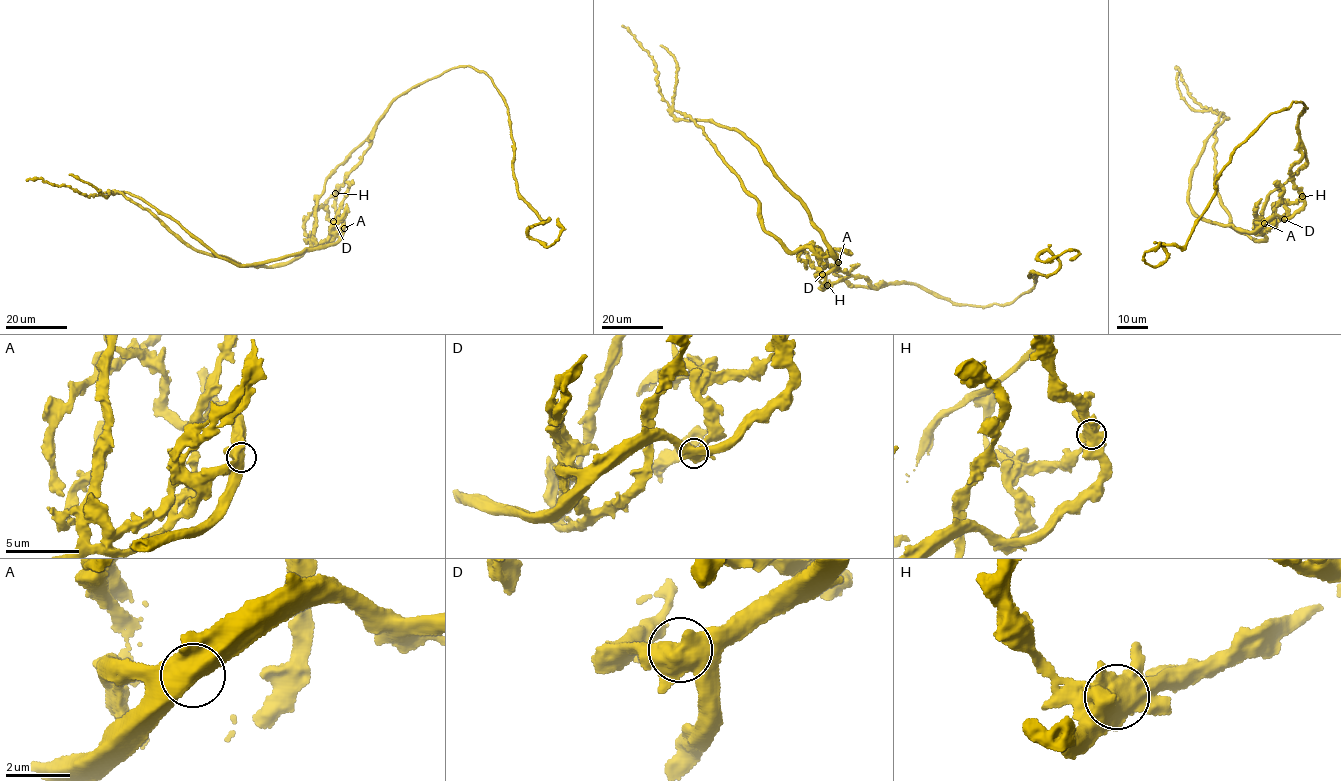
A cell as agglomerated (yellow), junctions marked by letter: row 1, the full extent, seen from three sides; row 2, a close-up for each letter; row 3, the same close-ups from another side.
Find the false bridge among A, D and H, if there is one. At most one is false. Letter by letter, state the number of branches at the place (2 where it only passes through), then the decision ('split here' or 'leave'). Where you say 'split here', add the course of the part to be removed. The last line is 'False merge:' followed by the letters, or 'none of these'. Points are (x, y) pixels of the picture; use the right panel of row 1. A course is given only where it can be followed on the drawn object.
A: 3 branches meet; leave
D: 3 branches meet; leave
H: 3 branches meet; split here; foreign part runs (1302, 196), (1290, 216), (1254, 231), (1194, 213), (1191, 176), (1226, 117), (1191, 109), (1177, 72)
False merge: H

